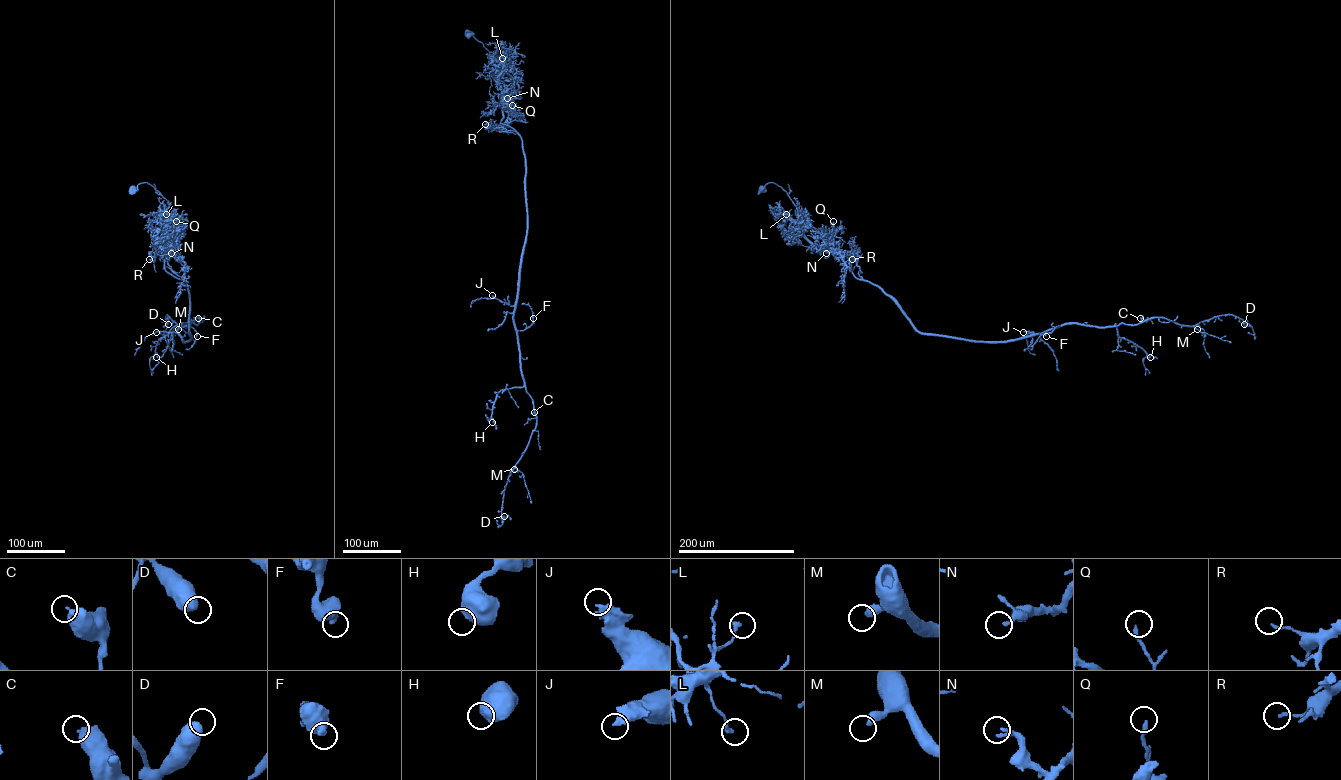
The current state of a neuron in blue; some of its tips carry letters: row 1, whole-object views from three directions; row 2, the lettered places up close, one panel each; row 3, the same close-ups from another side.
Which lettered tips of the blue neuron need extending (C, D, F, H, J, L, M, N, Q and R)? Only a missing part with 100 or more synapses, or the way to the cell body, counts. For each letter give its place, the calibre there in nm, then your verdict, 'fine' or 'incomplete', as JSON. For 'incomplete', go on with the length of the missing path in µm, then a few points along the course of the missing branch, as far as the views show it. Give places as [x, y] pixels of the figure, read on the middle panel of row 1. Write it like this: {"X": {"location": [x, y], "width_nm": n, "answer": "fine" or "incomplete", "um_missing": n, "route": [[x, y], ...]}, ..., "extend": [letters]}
{"C": {"location": [534, 412], "width_nm": 440, "answer": "fine"}, "D": {"location": [504, 516], "width_nm": 600, "answer": "fine"}, "F": {"location": [533, 318], "width_nm": 550, "answer": "fine"}, "H": {"location": [492, 422], "width_nm": 700, "answer": "fine"}, "J": {"location": [492, 295], "width_nm": 480, "answer": "incomplete", "um_missing": 100, "route": [[492, 295], [476, 294], [474, 289], [478, 282]]}, "L": {"location": [502, 58], "width_nm": 200, "answer": "fine"}, "M": {"location": [514, 469], "width_nm": 440, "answer": "fine"}, "N": {"location": [507, 98], "width_nm": 200, "answer": "fine"}, "Q": {"location": [512, 105], "width_nm": 200, "answer": "fine"}, "R": {"location": [485, 124], "width_nm": 170, "answer": "fine"}, "extend": ["J"]}

